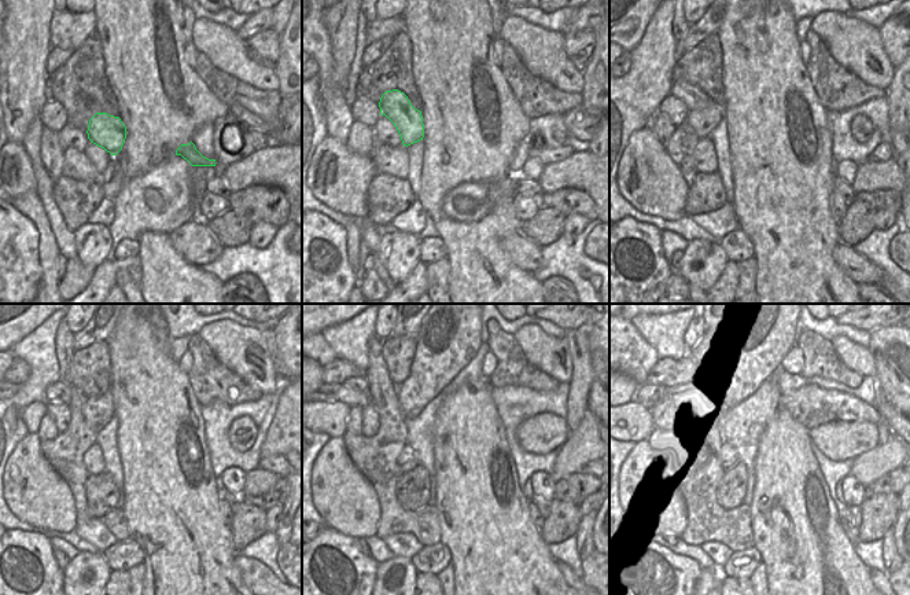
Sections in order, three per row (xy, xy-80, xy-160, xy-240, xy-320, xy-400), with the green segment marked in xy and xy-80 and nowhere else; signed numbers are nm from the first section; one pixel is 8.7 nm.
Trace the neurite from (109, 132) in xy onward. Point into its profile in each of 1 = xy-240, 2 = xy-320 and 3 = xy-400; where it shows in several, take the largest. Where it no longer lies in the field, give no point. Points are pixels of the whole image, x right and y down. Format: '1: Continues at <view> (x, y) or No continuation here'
1: Continues at xy-240 (58, 392)
2: Continues at xy-320 (354, 392)
3: Continues at xy-400 (647, 395).

